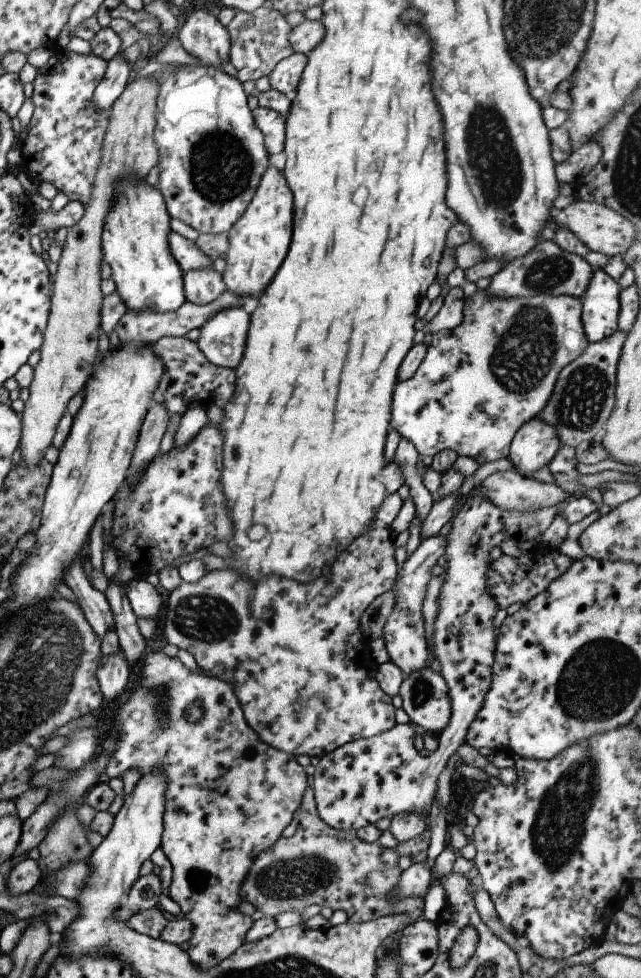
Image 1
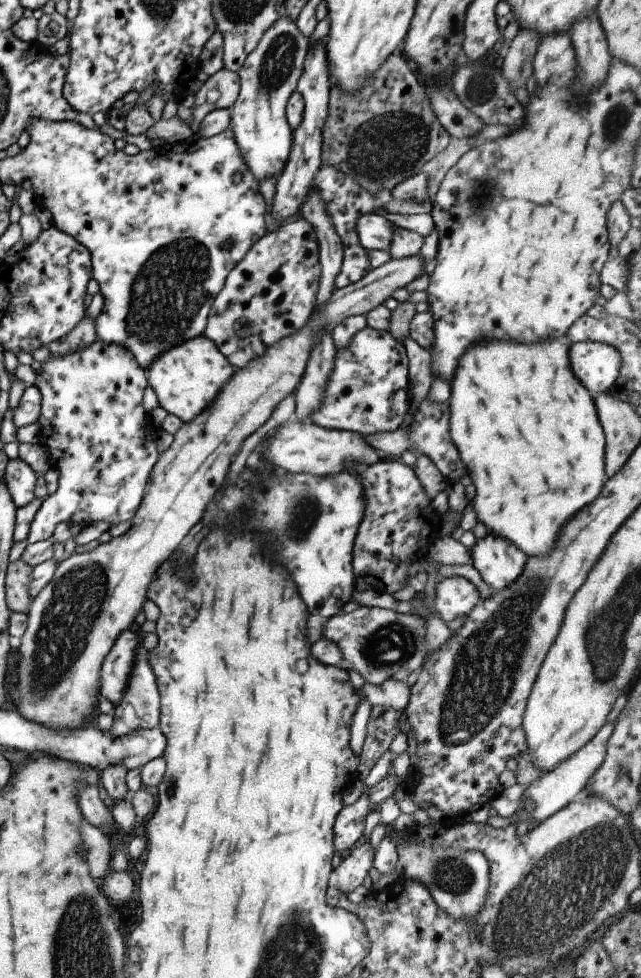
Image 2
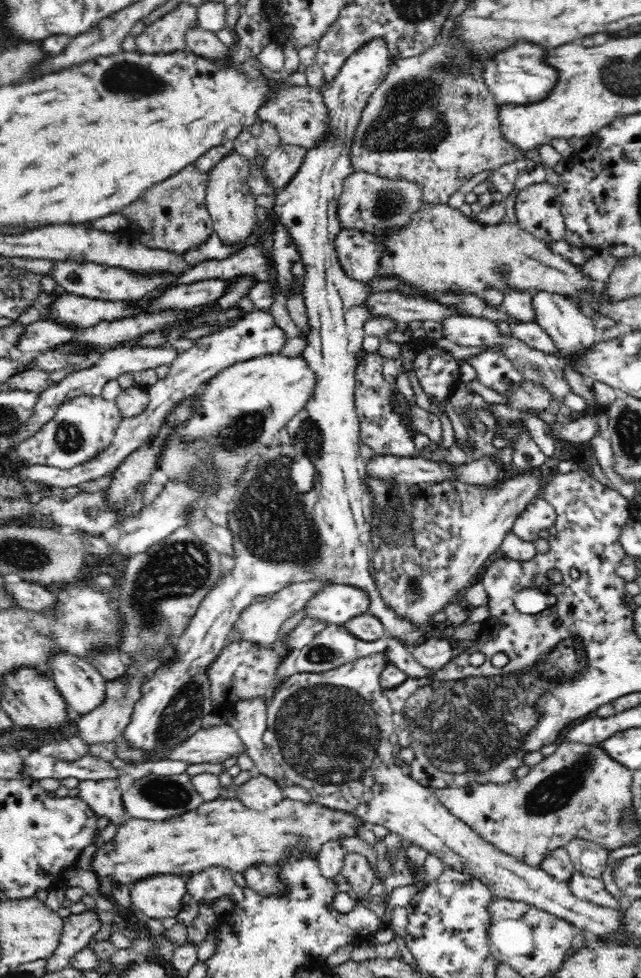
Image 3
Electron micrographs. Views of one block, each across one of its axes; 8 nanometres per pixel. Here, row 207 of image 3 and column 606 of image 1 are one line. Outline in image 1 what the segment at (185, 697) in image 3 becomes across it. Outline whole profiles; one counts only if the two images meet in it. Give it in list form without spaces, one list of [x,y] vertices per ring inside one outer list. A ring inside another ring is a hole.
[[[601,268],[593,269],[593,276],[581,296],[580,316],[588,343],[607,338],[618,330],[619,286]]]

